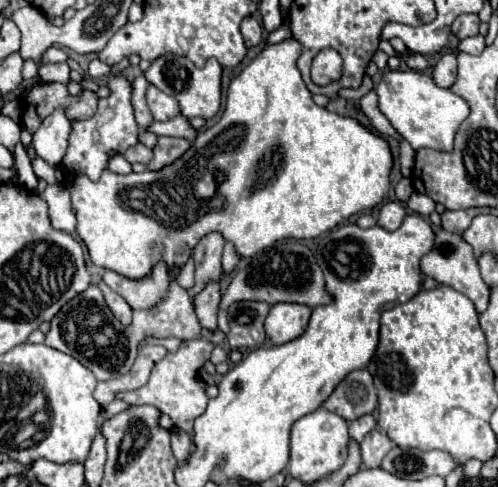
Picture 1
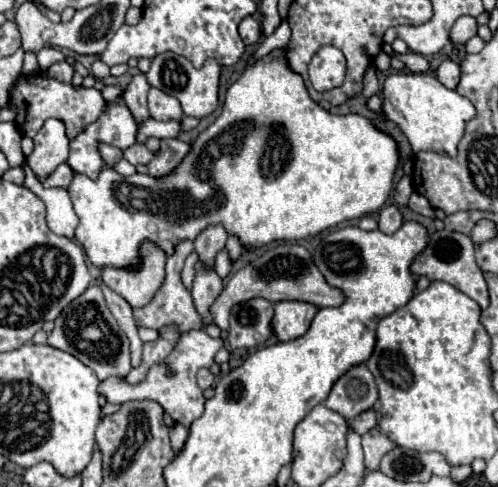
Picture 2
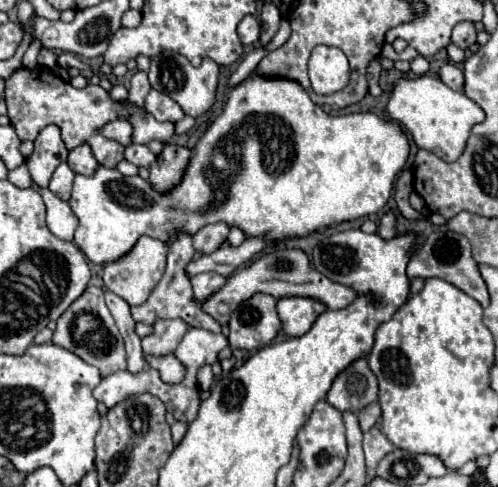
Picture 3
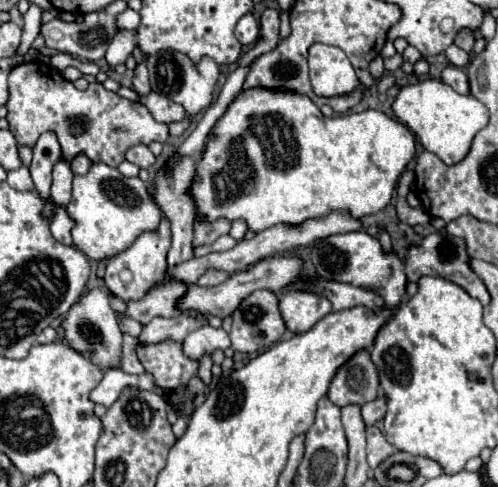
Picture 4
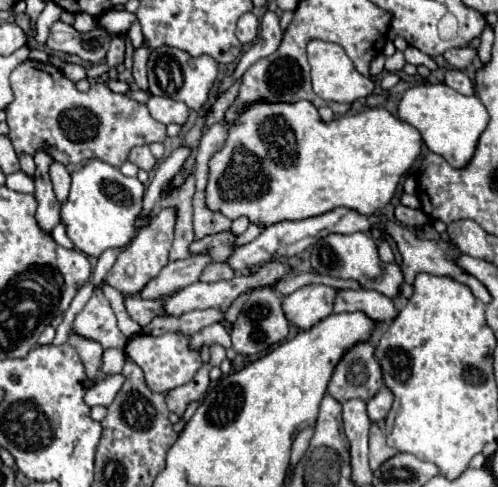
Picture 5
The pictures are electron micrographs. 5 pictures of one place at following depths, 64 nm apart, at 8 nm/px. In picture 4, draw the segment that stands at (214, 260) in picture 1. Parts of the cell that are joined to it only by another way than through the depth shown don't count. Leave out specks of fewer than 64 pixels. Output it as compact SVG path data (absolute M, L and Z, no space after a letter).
M200 218L194 220L194 246L202 244L212 244L216 242L222 234L230 232L230 222L220 218L216 222L202 222Z

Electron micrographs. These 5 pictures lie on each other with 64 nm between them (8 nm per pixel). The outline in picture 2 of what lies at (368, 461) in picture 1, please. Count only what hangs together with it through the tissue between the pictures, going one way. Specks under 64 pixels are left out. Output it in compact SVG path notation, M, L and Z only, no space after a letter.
M374 428L362 436L362 448L364 448L366 470L378 470L380 460L384 458L386 452L394 448L394 442L388 440L388 436L384 436L380 430Z

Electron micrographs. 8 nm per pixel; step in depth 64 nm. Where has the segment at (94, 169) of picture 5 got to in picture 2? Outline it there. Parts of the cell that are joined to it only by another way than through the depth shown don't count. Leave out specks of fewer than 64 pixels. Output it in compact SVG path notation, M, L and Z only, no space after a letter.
M276 48L244 70L228 88L222 114L200 132L186 158L170 174L160 178L134 174L126 178L112 168L102 168L98 180L90 180L84 174L74 176L68 192L80 220L76 240L84 246L92 264L140 268L140 248L146 240L154 242L166 256L172 256L178 242L194 240L198 230L202 232L212 224L222 224L230 236L238 236L244 250L256 250L276 240L316 236L344 220L360 218L384 206L398 166L396 142L364 116L338 116L322 110L308 96L302 76L288 68L286 54L286 48Z

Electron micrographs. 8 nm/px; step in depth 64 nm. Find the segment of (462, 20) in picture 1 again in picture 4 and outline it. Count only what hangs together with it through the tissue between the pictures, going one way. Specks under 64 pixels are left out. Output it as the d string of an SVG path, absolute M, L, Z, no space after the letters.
M462 28L462 30L456 34L454 44L456 44L458 48L462 48L462 50L470 52L470 50L472 50L472 46L474 46L474 32L472 32L470 28Z

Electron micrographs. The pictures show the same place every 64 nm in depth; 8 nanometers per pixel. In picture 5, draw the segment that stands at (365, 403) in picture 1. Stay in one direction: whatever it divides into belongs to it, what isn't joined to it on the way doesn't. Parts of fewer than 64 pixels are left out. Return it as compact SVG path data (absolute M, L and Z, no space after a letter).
M368 342L356 344L344 354L328 384L328 394L344 404L352 398L368 402L382 386L380 364L374 358L374 346Z

